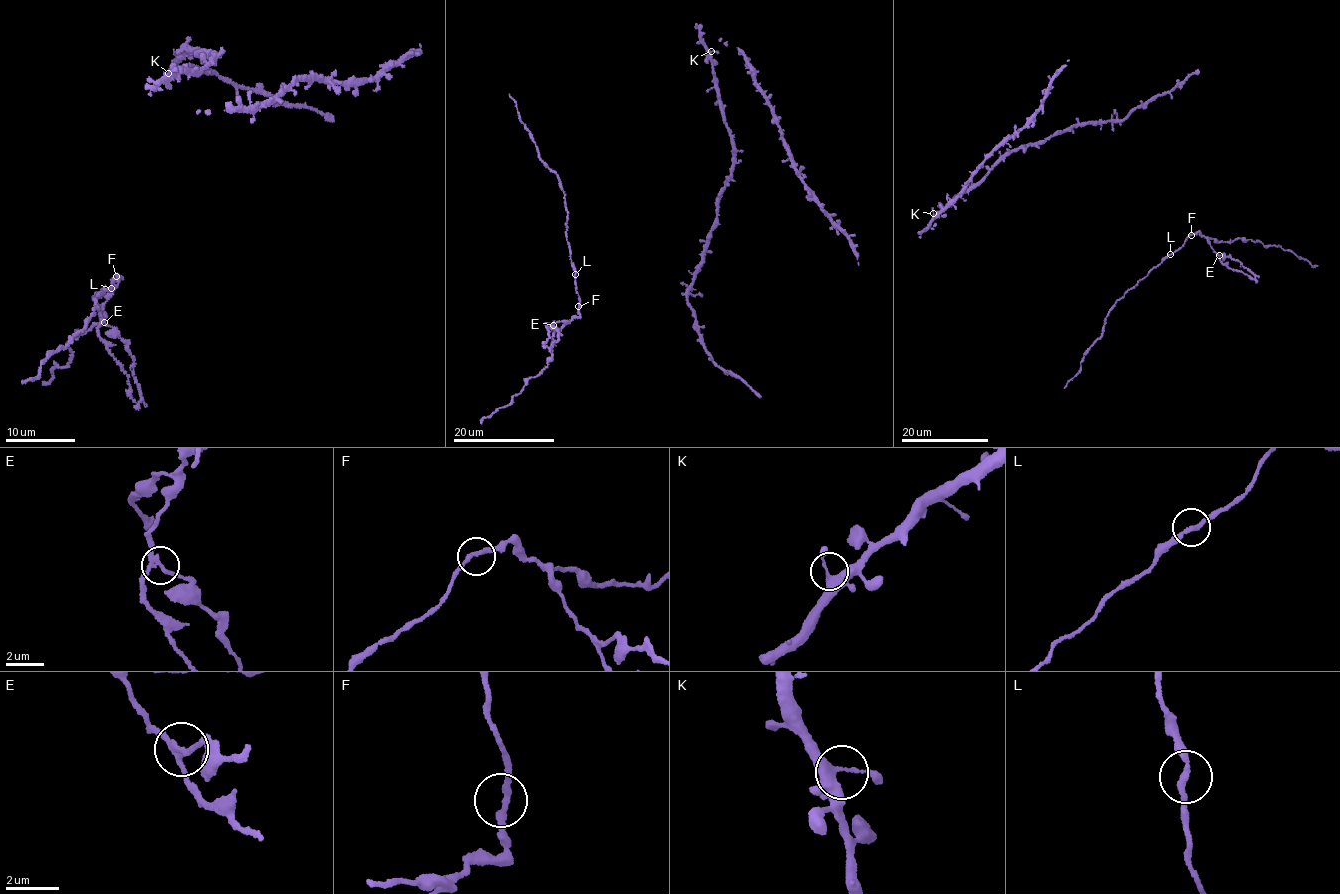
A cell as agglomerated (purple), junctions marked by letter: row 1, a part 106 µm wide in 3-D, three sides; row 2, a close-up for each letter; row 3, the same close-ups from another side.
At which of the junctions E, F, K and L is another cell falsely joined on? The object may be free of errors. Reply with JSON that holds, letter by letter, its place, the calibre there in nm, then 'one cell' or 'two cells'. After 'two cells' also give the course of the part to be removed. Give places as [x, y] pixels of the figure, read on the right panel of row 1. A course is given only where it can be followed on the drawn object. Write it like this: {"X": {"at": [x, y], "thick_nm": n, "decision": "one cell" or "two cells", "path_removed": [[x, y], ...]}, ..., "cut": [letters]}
{"E": {"at": [1219, 255], "thick_nm": 190, "decision": "two cells", "path_removed": [[1219, 255], [1237, 260], [1254, 276], [1257, 283]]}, "F": {"at": [1191, 235], "thick_nm": 240, "decision": "one cell"}, "K": {"at": [933, 213], "thick_nm": 280, "decision": "one cell"}, "L": {"at": [1170, 254], "thick_nm": 220, "decision": "one cell"}, "cut": ["E"]}

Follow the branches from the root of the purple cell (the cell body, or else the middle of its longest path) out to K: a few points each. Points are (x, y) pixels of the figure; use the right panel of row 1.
K: (1051, 137), (1009, 152), (979, 182), (933, 213)

